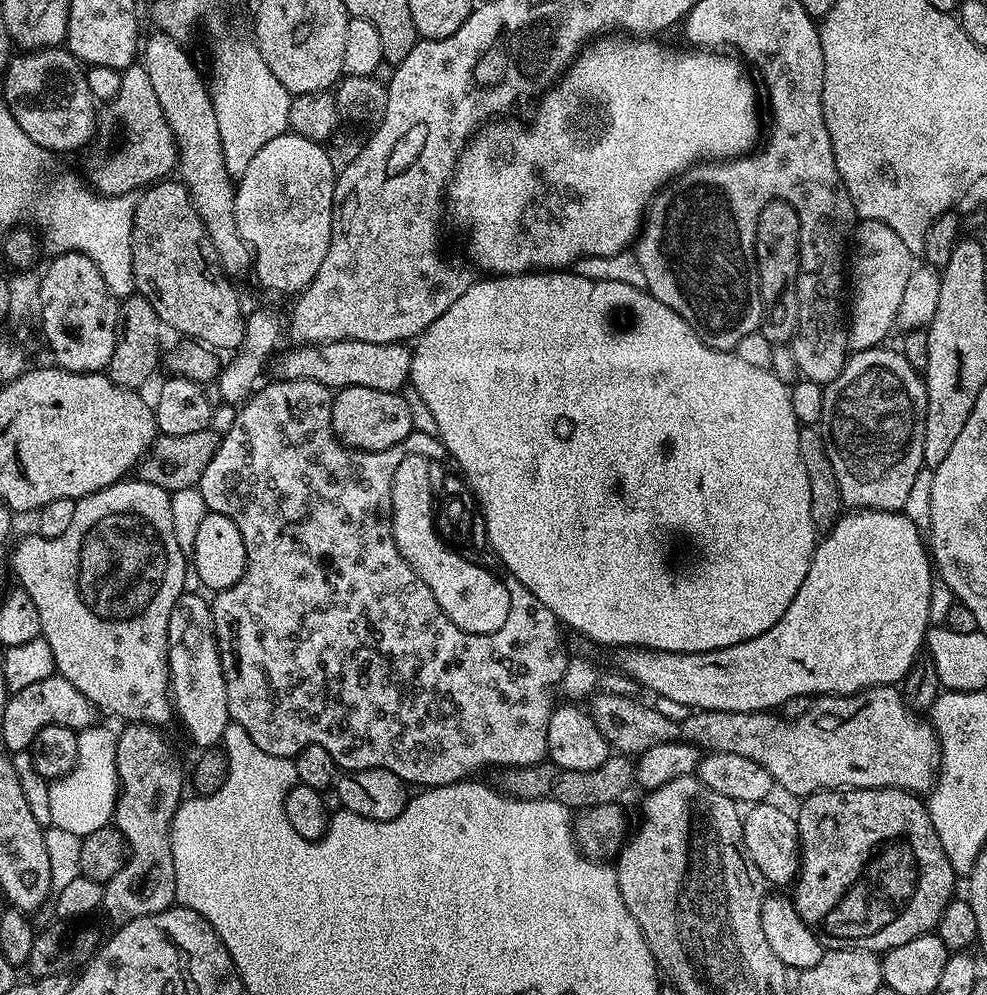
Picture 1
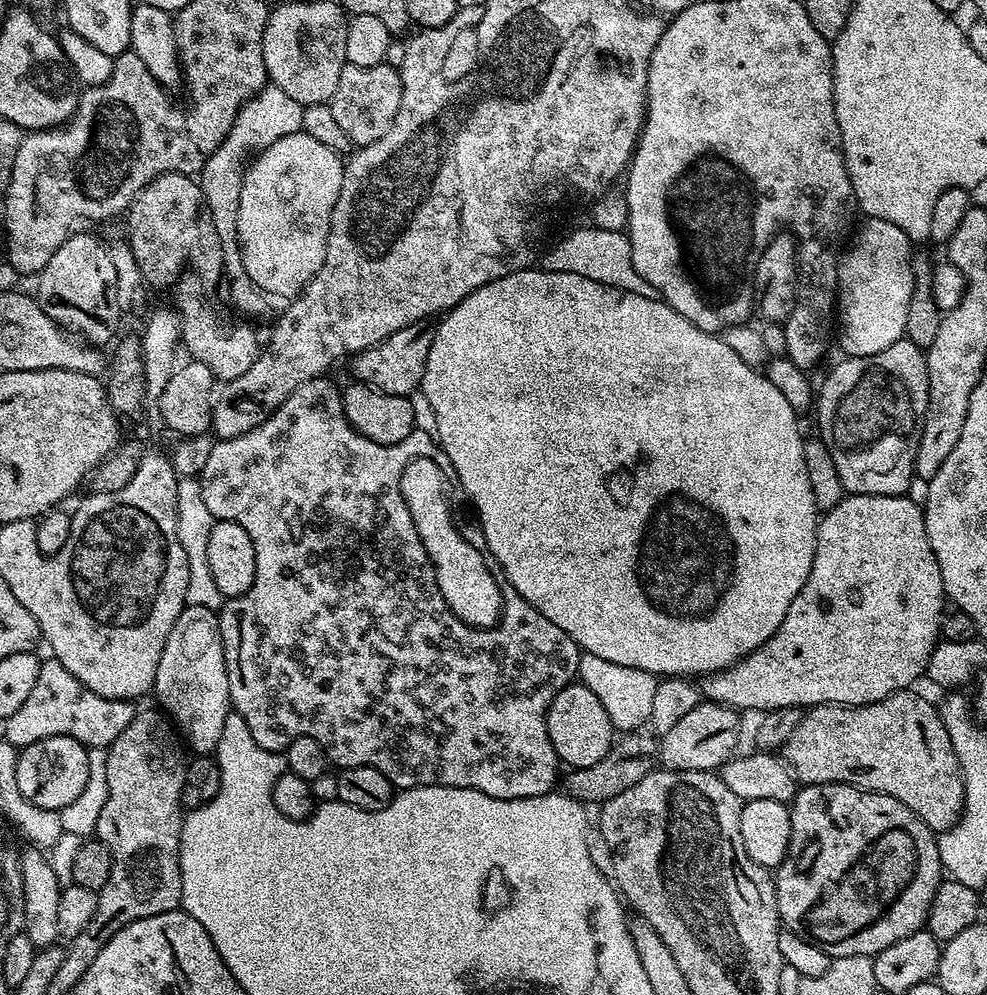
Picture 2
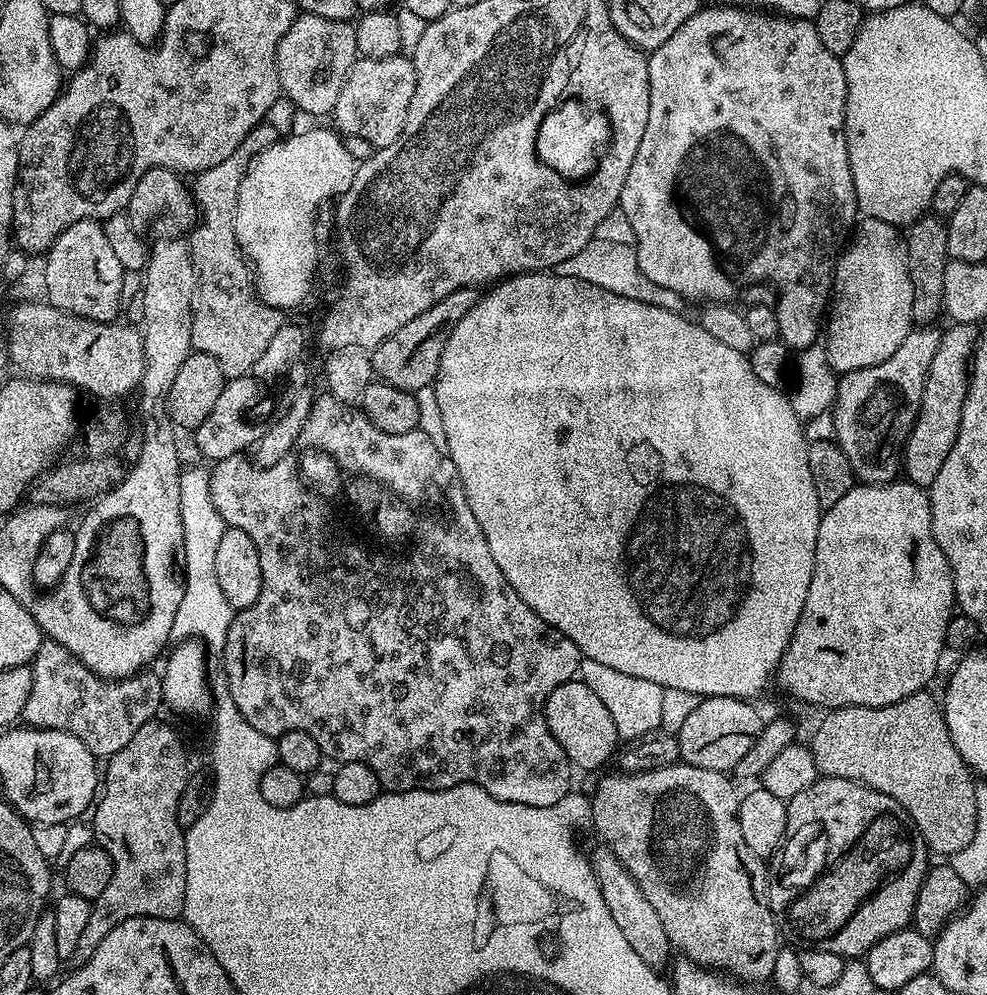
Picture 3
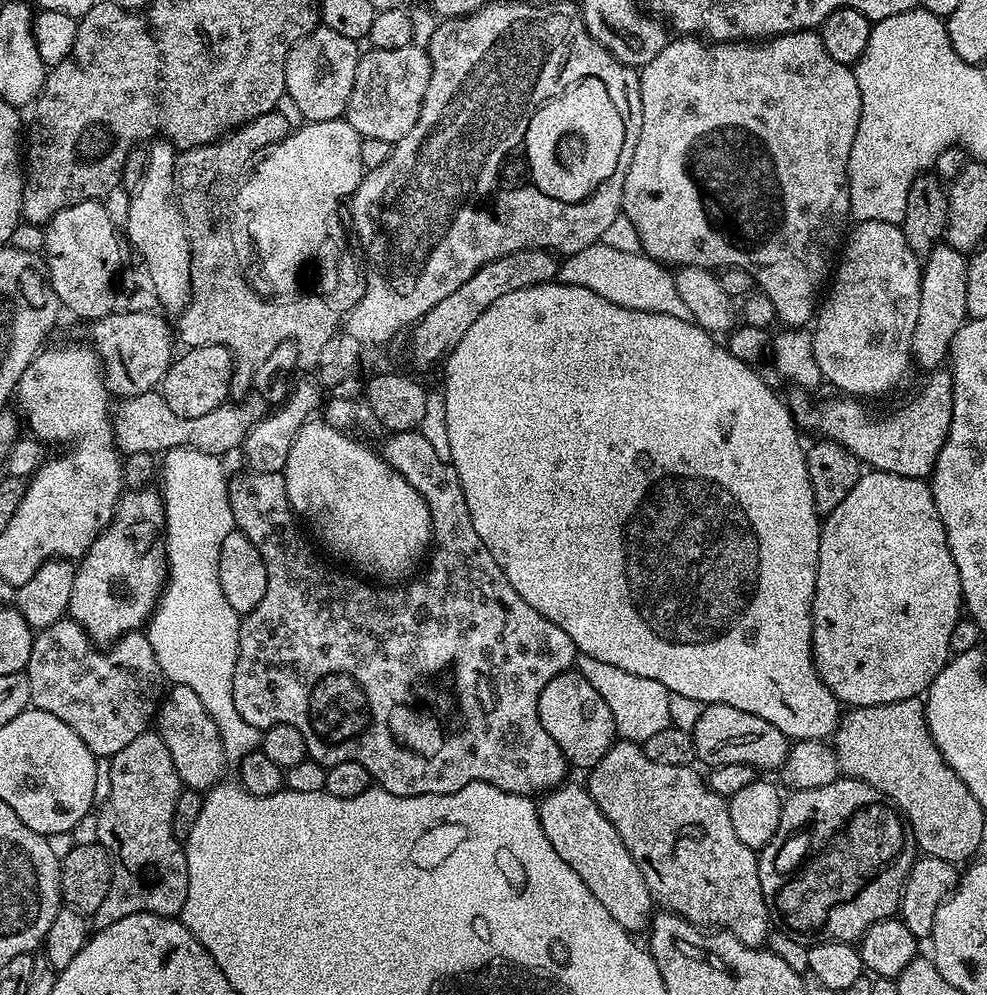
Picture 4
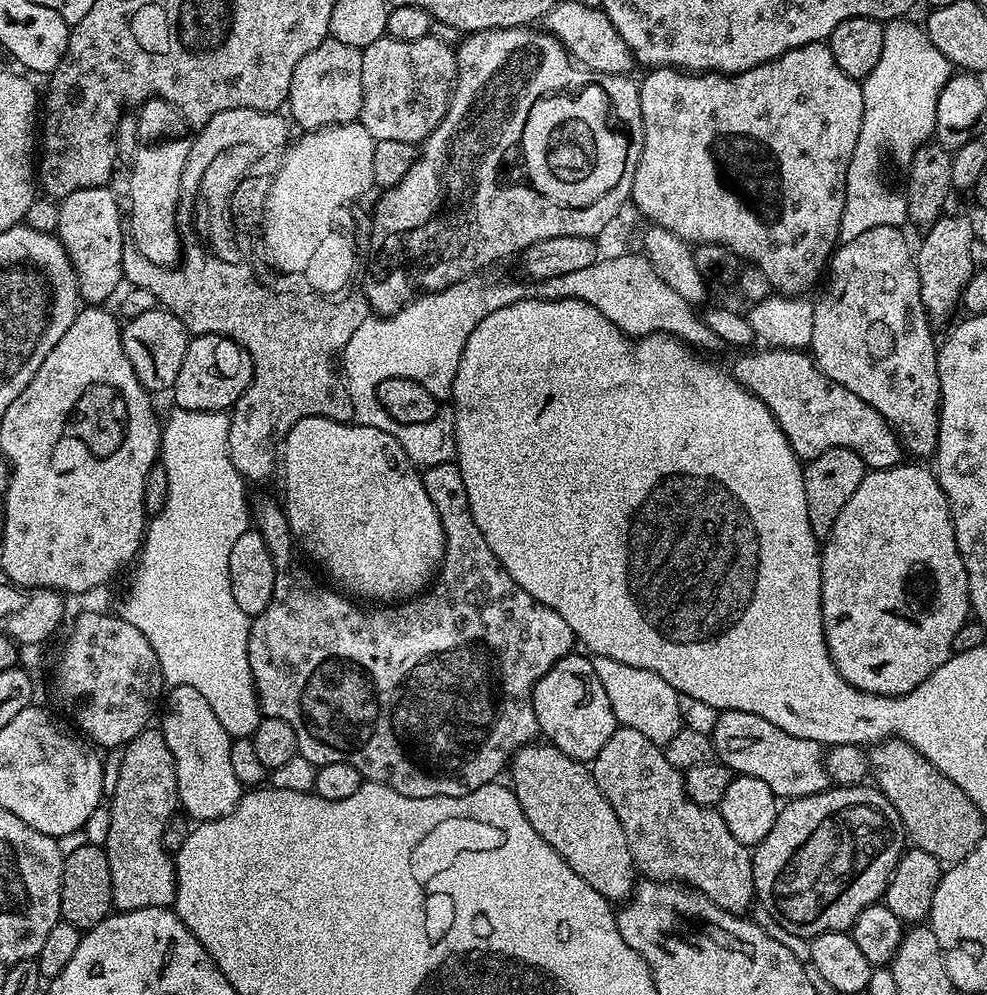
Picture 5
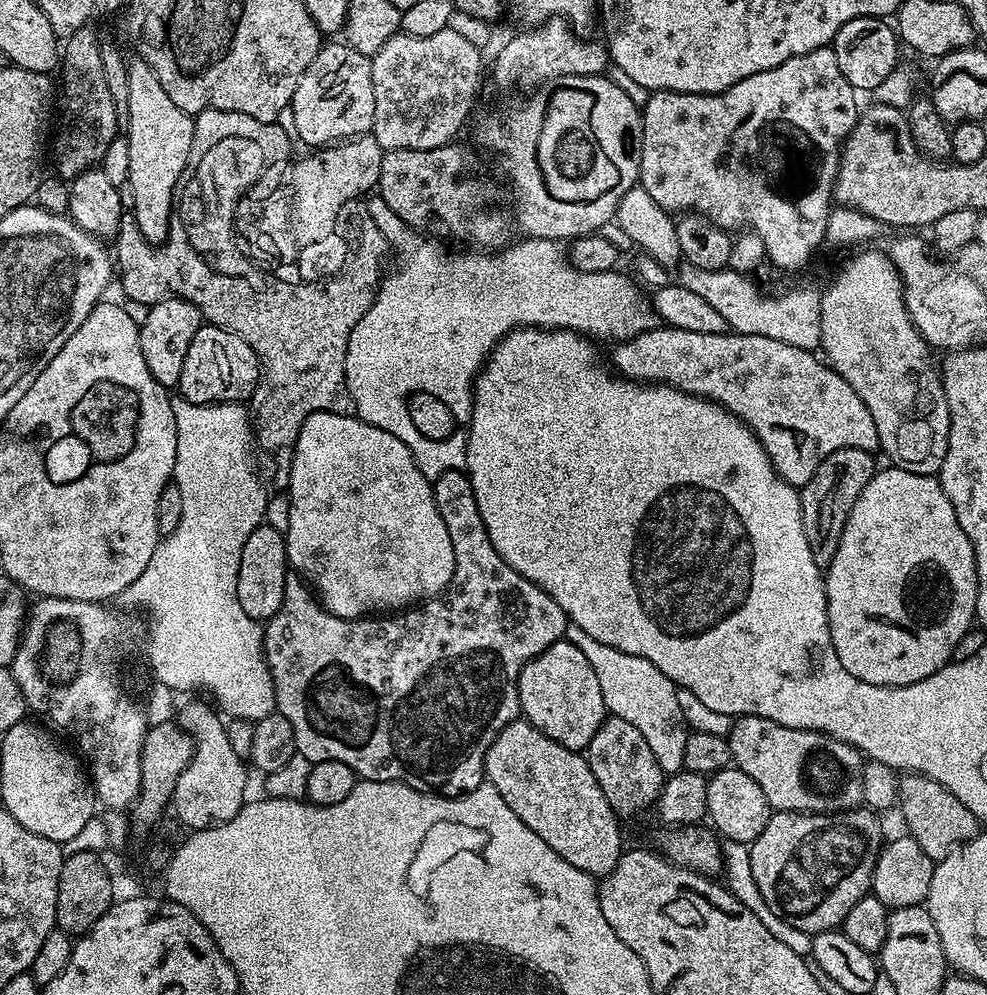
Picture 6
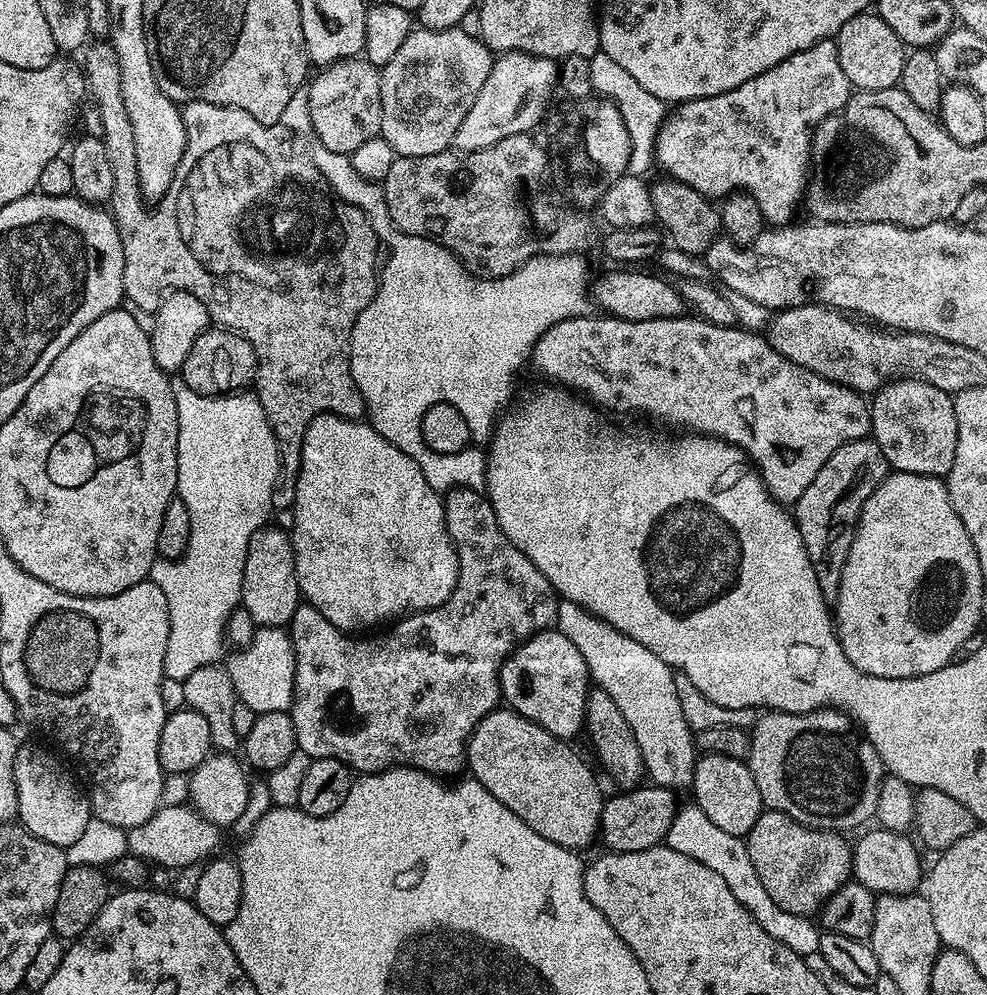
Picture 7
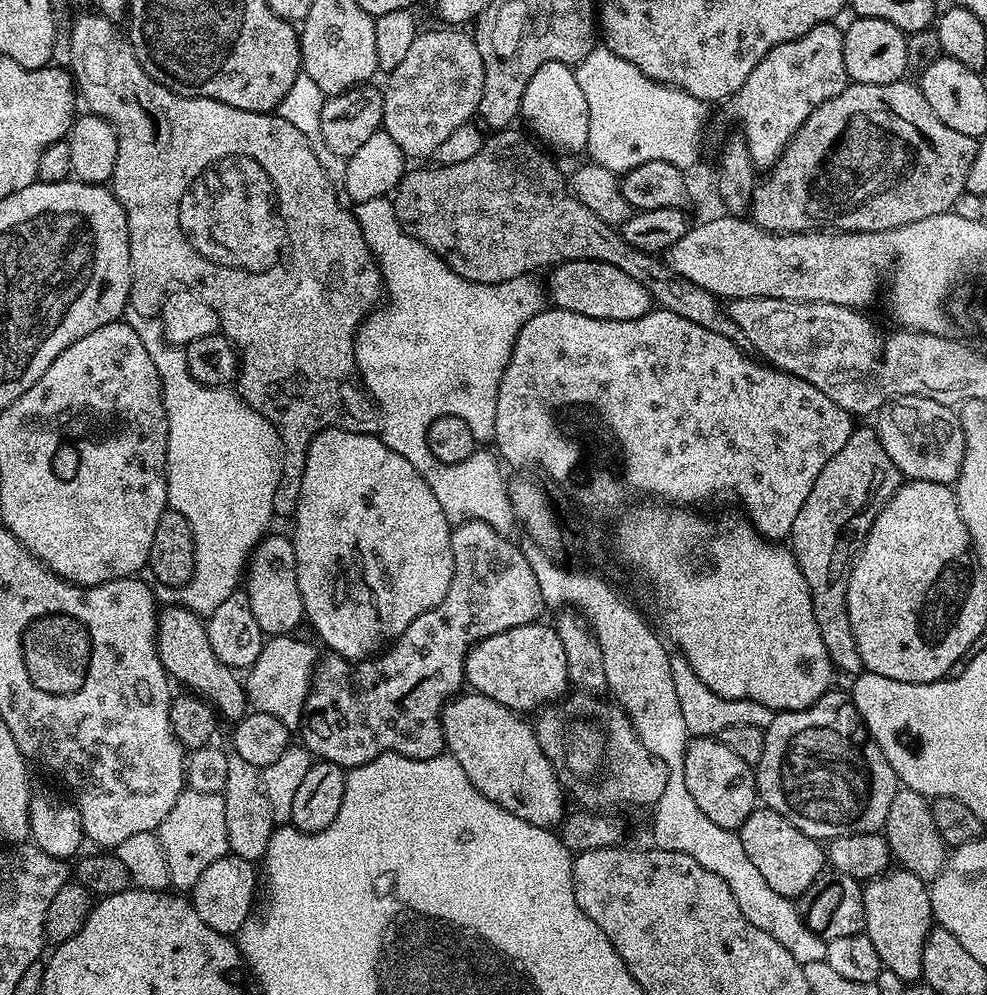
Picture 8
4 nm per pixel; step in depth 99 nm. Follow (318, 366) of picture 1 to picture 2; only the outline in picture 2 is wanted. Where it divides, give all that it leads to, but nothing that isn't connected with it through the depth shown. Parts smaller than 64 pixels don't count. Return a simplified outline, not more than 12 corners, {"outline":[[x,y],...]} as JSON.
{"outline":[[431,319],[355,353],[357,381],[411,397],[426,374]]}

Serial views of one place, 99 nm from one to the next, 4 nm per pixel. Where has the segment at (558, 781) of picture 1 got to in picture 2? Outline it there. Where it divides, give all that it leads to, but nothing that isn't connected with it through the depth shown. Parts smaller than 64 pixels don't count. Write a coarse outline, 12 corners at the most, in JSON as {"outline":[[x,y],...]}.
{"outline":[[621,735],[602,762],[571,769],[562,788],[599,806],[657,767],[660,742]]}

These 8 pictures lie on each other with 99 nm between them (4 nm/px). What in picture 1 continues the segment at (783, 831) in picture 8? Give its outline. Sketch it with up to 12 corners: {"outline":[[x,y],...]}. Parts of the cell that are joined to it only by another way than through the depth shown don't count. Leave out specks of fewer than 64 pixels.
{"outline":[[900,788],[803,797],[790,899],[825,949],[929,935],[958,877]]}

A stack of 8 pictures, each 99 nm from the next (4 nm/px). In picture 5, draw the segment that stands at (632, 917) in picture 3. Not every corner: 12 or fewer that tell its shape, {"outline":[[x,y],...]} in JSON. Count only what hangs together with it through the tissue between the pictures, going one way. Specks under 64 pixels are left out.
{"outline":[[533,742],[510,761],[530,826],[610,902],[637,883],[587,763]]}

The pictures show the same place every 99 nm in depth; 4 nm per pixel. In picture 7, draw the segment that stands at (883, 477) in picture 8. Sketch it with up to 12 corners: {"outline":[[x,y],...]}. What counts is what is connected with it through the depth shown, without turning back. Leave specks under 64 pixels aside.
{"outline":[[876,440],[846,442],[796,499],[825,601],[860,511],[889,471]]}

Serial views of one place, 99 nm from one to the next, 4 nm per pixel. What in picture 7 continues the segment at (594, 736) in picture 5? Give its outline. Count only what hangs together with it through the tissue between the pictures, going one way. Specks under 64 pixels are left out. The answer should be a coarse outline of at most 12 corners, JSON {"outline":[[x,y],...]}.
{"outline":[[555,630],[500,666],[503,703],[561,742],[585,727],[588,667]]}

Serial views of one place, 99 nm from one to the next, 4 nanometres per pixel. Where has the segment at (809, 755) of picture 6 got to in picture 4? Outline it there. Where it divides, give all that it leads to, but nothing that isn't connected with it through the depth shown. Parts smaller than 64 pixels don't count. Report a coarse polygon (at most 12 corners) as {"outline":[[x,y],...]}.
{"outline":[[704,707],[699,763],[779,769],[790,741],[766,718]]}

